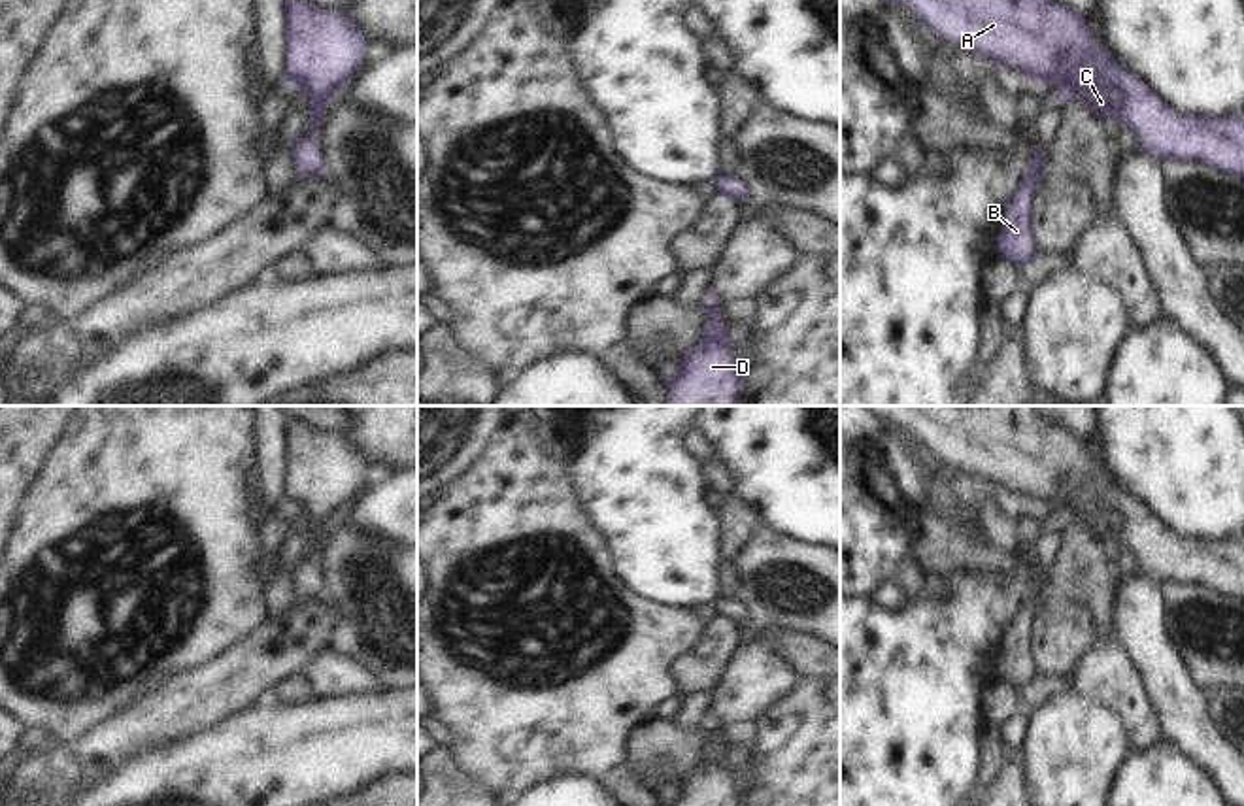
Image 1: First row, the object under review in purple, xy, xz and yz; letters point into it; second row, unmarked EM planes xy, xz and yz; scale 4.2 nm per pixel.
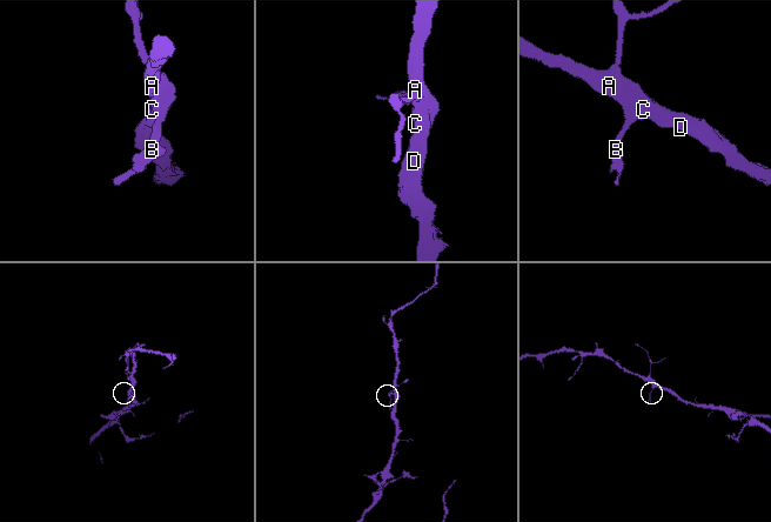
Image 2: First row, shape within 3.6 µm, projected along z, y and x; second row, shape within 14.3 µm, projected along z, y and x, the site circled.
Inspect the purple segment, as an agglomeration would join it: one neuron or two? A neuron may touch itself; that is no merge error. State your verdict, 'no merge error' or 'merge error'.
no merge error

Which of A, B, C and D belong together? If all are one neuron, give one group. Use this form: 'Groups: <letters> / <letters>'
Groups: A B C D.

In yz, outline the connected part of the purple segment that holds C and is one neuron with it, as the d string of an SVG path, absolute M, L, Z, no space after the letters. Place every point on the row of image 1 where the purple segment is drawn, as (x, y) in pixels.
M900 0L917 13L942 40L963 51L978 51L985 59L1021 68L1029 81L1053 83L1061 92L1053 98L1063 108L1070 100L1085 100L1097 119L1110 117L1114 123L1131 128L1142 149L1159 160L1197 160L1231 176L1244 177L1244 113L1225 117L1182 115L1165 106L1152 89L1135 74L1125 70L1116 57L1091 36L1087 23L1061 2L1053 0Z

